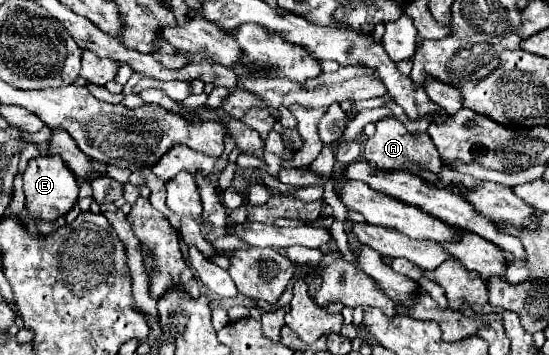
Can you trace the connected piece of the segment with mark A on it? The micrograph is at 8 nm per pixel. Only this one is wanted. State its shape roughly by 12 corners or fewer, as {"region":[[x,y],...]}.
{"region":[[392,117],[376,123],[364,161],[384,171],[440,173],[426,133]]}

